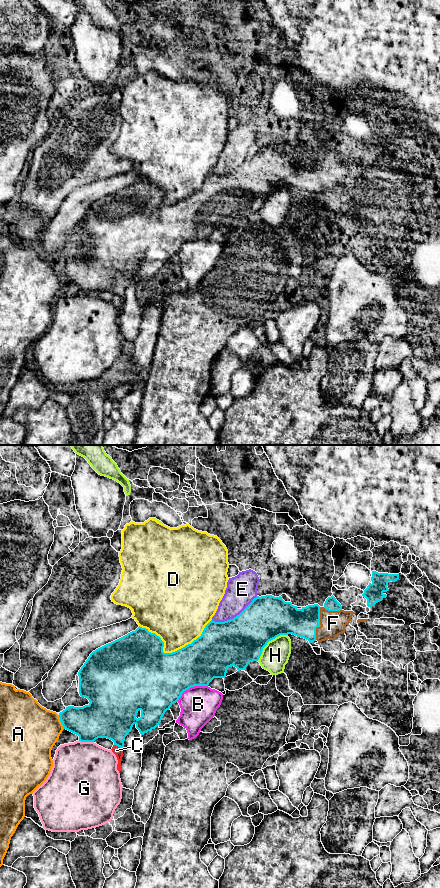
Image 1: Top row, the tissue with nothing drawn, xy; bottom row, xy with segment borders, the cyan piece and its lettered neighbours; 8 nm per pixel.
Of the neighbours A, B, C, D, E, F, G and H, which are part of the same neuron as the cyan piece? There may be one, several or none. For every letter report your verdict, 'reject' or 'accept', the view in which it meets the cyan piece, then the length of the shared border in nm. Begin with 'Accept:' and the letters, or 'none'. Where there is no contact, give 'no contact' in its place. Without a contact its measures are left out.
Accept: C, F
A: reject; meets cyan in xy; contact 120 nm long
B: reject; meets cyan in xy; contact 280 nm long
C: accept; meets cyan in xy; contact 80 nm long
D: reject; meets cyan in xy; contact 600 nm long
E: reject; meets cyan in xy; contact 420 nm long
F: accept; meets cyan in xy; contact 260 nm long
G: reject; meets cyan in xy; contact 120 nm long
H: reject; meets cyan in xy; contact 320 nm long

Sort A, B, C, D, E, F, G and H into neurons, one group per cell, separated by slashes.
A / B / C F / D / E / G / H

